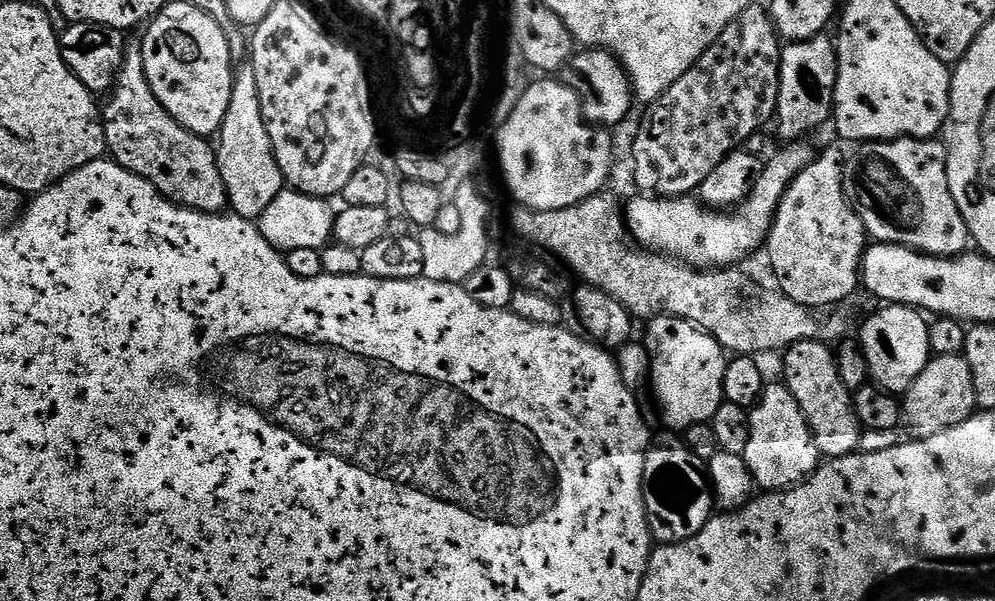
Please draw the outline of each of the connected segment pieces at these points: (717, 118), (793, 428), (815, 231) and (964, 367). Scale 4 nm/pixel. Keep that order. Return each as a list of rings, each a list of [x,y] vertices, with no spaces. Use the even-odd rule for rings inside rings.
[[[745,7],[744,12],[738,14],[738,18],[734,18],[734,22],[730,22],[730,26],[726,26],[726,30],[722,30],[722,34],[718,34],[718,38],[704,51],[702,58],[698,58],[698,62],[694,62],[694,66],[690,66],[690,70],[686,70],[686,74],[682,74],[682,78],[678,78],[678,82],[674,82],[668,87],[657,100],[651,101],[645,107],[648,109],[641,116],[634,117],[635,115],[633,115],[631,119],[625,118],[615,129],[616,145],[613,146],[612,152],[616,155],[616,165],[612,168],[612,176],[610,172],[610,184],[612,180],[613,186],[624,195],[624,198],[639,195],[653,198],[684,198],[695,193],[699,189],[700,183],[706,178],[706,174],[710,174],[712,167],[723,156],[729,156],[731,152],[737,151],[743,145],[740,144],[743,140],[748,140],[755,134],[756,127],[760,124],[760,111],[764,108],[764,95],[767,92],[769,95],[770,85],[773,83],[776,74],[776,65],[781,47],[781,41],[776,35],[776,28],[773,27],[771,17],[767,11],[763,7]]]
[[[765,383],[764,391],[754,407],[747,413],[748,441],[744,443],[744,465],[748,474],[764,490],[783,490],[791,488],[811,476],[821,463],[820,451],[804,415],[790,390],[783,383]]]
[[[817,155],[789,181],[788,188],[780,195],[772,228],[768,231],[766,249],[768,264],[776,279],[775,287],[783,296],[789,296],[794,302],[806,306],[826,306],[847,301],[847,296],[855,290],[856,284],[858,288],[858,269],[862,264],[865,247],[866,233],[862,222],[844,200],[841,157]]]
[[[932,356],[927,366],[914,378],[900,400],[900,428],[905,437],[925,440],[942,430],[958,426],[977,411],[972,375],[968,363],[959,356]]]

